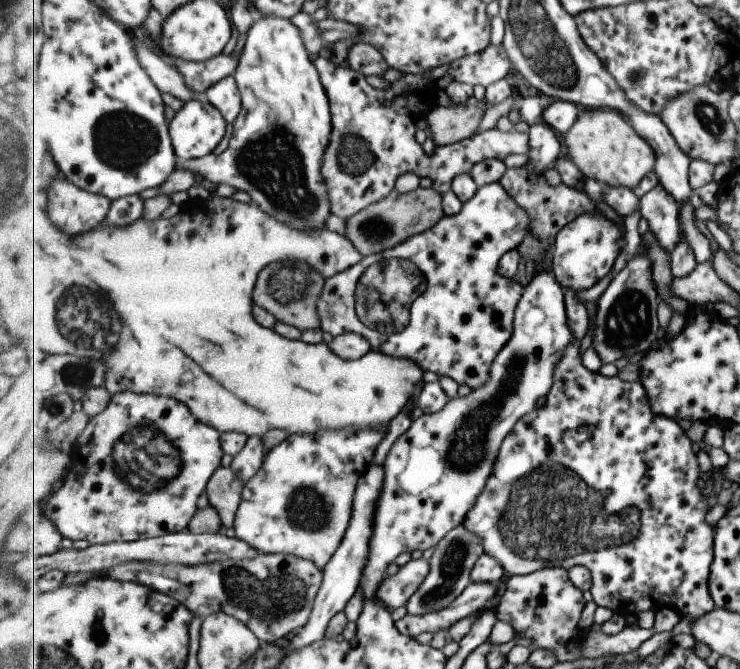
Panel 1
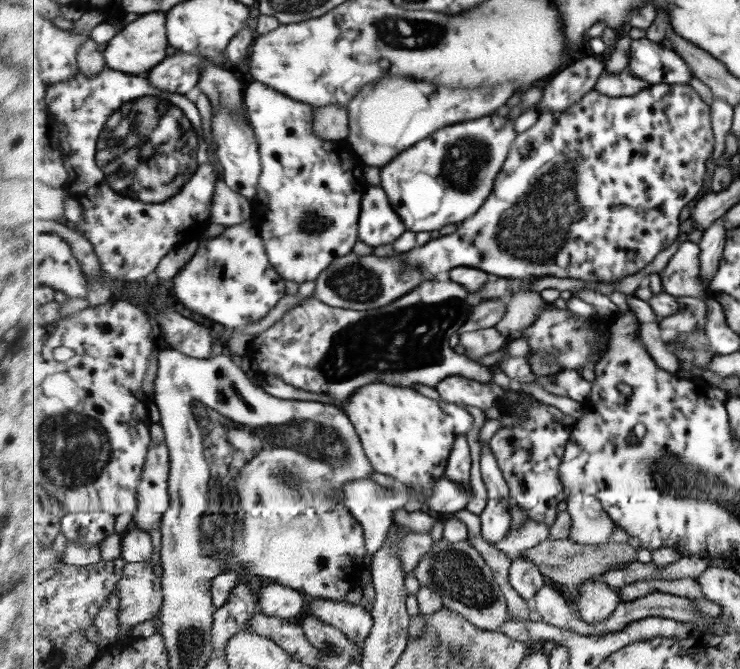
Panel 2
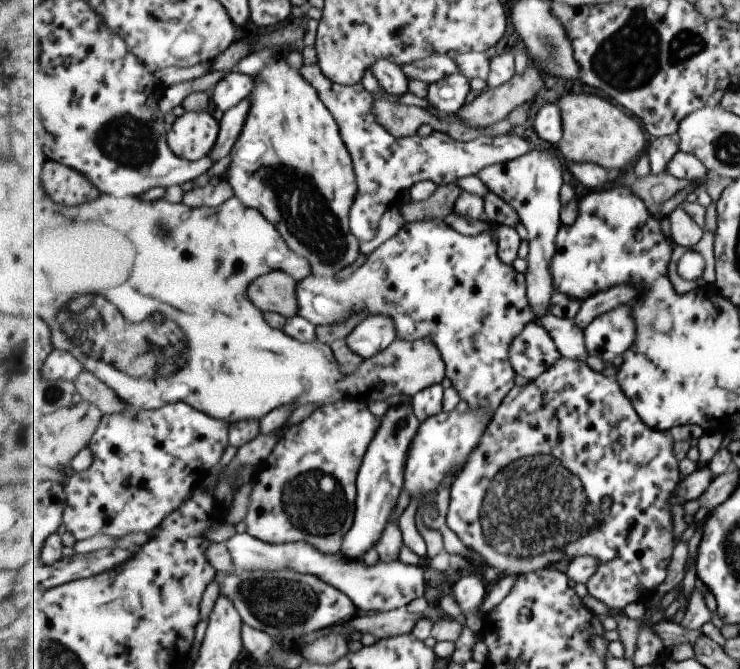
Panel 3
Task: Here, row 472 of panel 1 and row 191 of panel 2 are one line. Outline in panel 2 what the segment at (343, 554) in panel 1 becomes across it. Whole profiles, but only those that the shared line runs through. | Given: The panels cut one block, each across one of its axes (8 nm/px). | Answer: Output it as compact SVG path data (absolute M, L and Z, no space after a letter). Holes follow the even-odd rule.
M381 184L368 186L362 198L361 215L358 237L371 247L393 244L407 230Z

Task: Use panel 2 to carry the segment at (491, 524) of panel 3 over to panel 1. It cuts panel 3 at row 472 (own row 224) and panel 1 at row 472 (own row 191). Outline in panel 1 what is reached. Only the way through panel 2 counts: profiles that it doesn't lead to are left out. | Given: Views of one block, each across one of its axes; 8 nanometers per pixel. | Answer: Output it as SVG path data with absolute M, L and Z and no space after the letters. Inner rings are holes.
M564 289L564 291L569 324L573 334L577 337L565 350L563 360L555 368L555 382L546 397L545 404L539 410L535 410L535 414L525 414L503 441L493 474L487 480L485 490L475 502L475 506L471 508L471 512L467 514L462 525L467 526L467 530L471 530L473 534L477 534L483 540L485 554L498 560L510 576L528 575L547 567L563 567L569 571L574 566L583 565L587 566L592 574L590 593L593 601L598 606L610 608L613 613L629 617L636 616L639 610L656 612L667 607L675 608L686 618L701 618L701 616L713 612L716 607L716 602L711 596L709 582L714 558L713 546L716 530L713 530L713 525L705 520L710 511L709 502L703 496L702 491L705 485L705 475L699 468L697 452L693 450L693 442L687 436L687 430L680 423L667 418L667 416L655 414L655 411L651 410L649 394L640 380L627 382L618 376L608 377L600 372L593 372L584 365L579 346L581 346L581 337L585 336L589 330L589 312L585 304L579 300L578 291L571 289ZM607 506L625 506L625 508L621 512L609 514Z

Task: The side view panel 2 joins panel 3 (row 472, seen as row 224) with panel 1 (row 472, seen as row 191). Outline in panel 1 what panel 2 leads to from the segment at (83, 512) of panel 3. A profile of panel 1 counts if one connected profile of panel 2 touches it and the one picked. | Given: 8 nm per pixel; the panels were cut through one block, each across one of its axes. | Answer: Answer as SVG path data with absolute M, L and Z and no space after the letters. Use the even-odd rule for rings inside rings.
M125 391L112 395L109 406L101 414L91 417L90 425L87 426L87 430L79 437L78 444L75 445L75 448L70 450L70 452L71 466L69 466L69 470L66 471L66 474L63 476L65 478L65 484L61 490L56 490L46 499L43 511L49 520L55 522L55 526L59 528L67 542L73 540L87 540L91 545L103 545L115 541L137 542L143 539L162 537L163 534L168 535L169 533L178 533L185 530L187 526L189 526L189 522L193 520L193 516L195 516L200 509L197 507L197 500L199 500L201 492L205 492L209 480L211 480L213 474L217 472L217 469L221 467L224 450L220 430L217 430L217 428L205 422L201 422L186 404L179 402L179 399L157 396L156 394L137 394L136 392ZM125 482L132 487L136 487L135 490L141 490L145 493L160 489L165 483L167 483L167 488L163 488L163 494L157 494L157 492L155 492L155 494L149 494L149 496L147 496L147 494L145 494L145 496L139 496L139 492L133 492Z

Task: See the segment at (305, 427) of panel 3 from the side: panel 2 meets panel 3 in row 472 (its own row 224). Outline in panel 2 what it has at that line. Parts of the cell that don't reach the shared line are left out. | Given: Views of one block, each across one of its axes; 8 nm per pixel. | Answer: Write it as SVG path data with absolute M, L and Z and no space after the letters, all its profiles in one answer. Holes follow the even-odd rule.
M261 82L251 84L244 92L245 113L256 130L262 155L262 174L254 205L262 208L257 210L261 212L259 218L264 218L258 228L267 254L285 280L297 284L315 281L336 258L351 254L355 242L360 240L358 228L362 218L362 198L369 186L363 178L366 163L352 146L323 140L314 133L314 105L293 100Z

